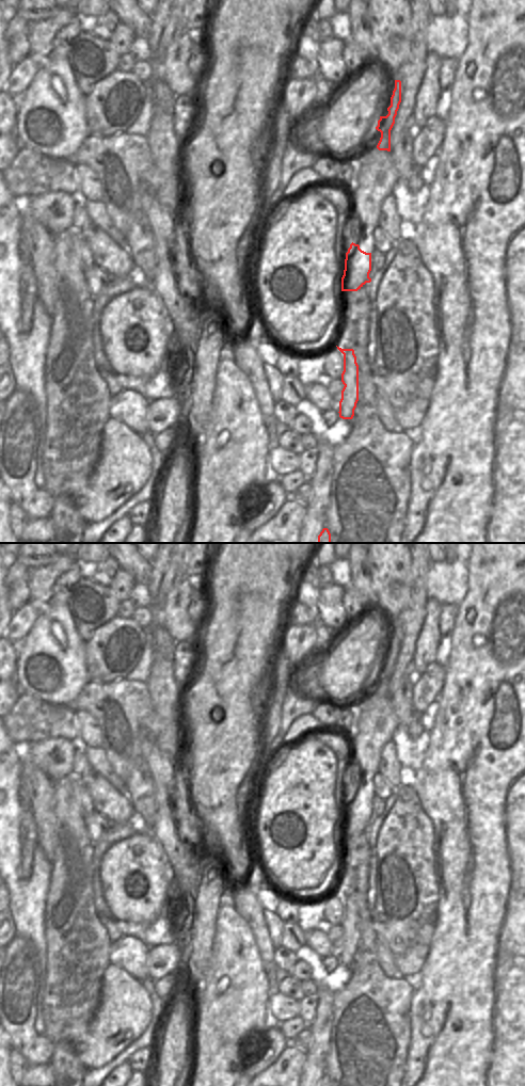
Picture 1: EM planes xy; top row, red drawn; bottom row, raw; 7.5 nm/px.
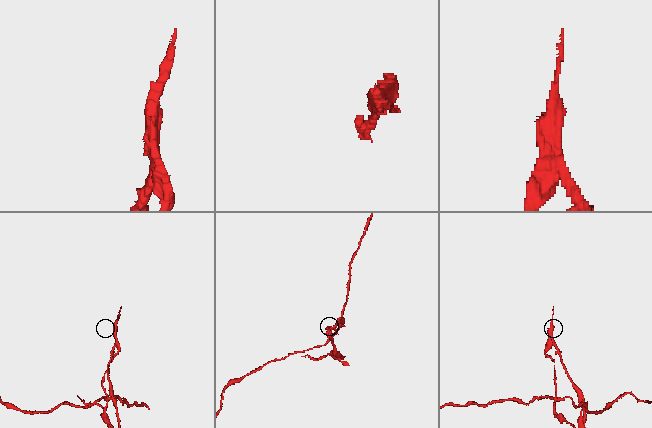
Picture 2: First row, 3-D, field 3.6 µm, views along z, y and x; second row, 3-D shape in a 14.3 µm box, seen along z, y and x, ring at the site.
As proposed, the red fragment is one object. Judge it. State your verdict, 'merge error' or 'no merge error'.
merge error

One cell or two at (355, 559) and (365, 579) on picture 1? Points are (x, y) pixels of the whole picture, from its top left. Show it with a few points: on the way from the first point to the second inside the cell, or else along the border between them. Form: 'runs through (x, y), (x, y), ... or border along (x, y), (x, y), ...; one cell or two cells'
runs through (359, 564), (360, 574); one cell

